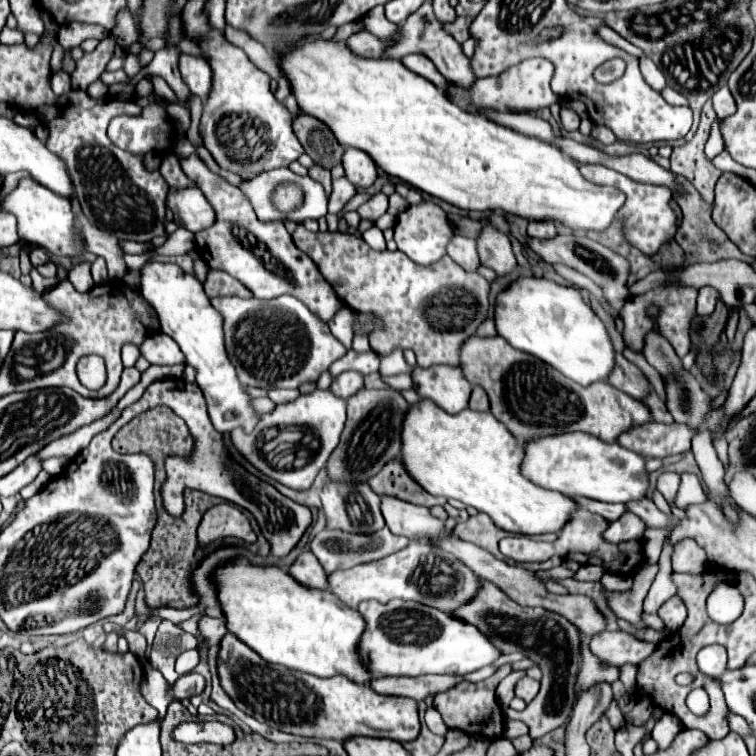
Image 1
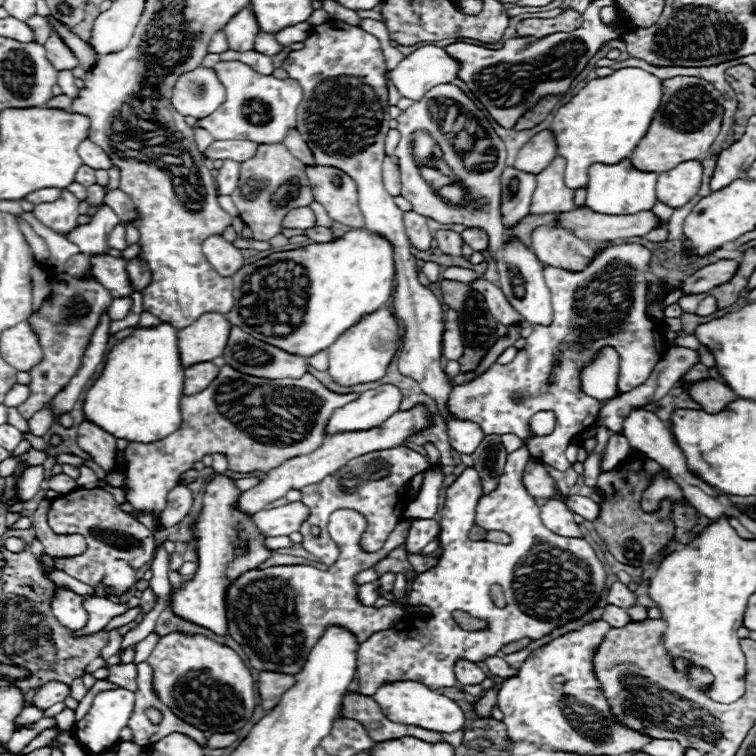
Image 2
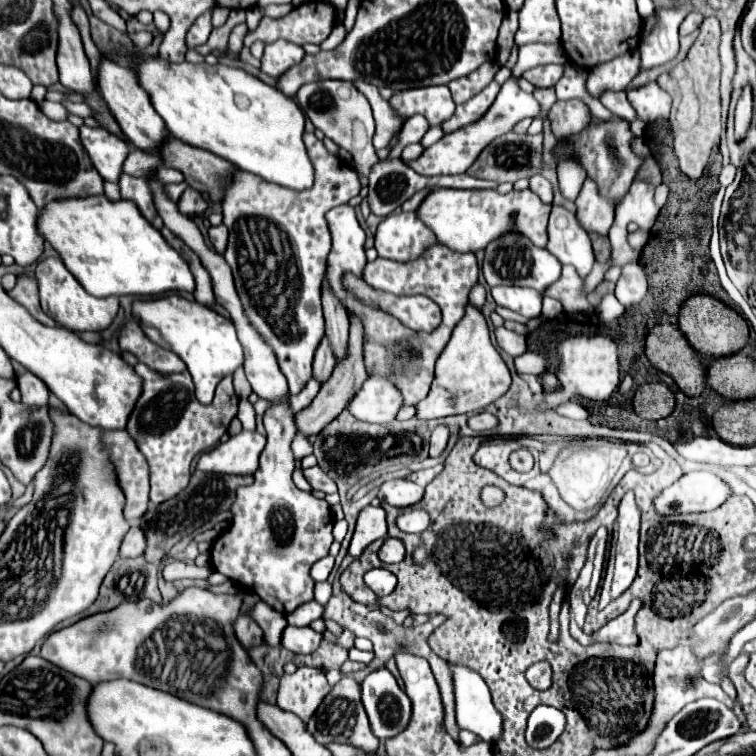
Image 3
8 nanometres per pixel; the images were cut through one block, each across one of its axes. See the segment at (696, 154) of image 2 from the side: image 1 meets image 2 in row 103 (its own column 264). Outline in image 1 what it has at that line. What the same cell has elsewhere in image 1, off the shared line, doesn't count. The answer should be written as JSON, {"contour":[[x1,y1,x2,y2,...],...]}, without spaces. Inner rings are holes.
{"contour":[[234,634,224,636,218,658,220,684,234,704,270,728,302,736,344,742,354,736,412,742,420,736,418,704,400,696,382,696,370,686,356,686,346,676,318,678,264,662]]}

